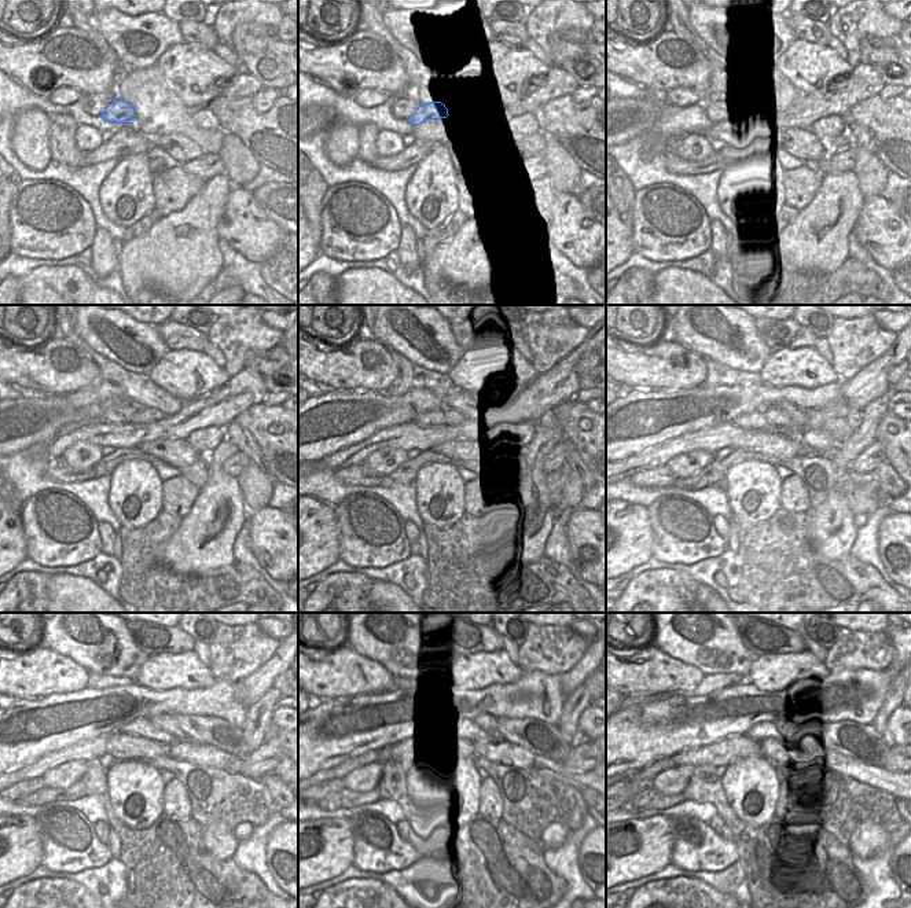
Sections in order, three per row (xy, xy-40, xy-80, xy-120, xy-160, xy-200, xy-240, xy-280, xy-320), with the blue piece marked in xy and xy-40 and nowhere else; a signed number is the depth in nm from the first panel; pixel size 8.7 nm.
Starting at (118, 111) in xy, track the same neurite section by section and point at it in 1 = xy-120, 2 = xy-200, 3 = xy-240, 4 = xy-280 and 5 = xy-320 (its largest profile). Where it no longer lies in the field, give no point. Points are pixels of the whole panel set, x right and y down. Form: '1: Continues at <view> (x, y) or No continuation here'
1: Continues at xy-120 (143, 415)
2: Continues at xy-200 (775, 418)
3: Continues at xy-240 (169, 724)
4: Continues at xy-280 (487, 723)
5: Continues at xy-320 (797, 727)

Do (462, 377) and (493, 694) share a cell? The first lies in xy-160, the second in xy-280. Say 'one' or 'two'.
two

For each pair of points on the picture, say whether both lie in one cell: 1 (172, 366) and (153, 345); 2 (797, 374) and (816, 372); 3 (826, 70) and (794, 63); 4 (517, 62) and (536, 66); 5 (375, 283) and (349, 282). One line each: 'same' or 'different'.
1: different
2: same
3: same
4: same
5: same

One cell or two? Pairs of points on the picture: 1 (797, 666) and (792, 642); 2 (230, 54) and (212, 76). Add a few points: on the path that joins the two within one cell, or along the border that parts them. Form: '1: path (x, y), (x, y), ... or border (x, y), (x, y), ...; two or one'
1: border (804, 650), (763, 657); two
2: border (213, 50), (237, 67); two

